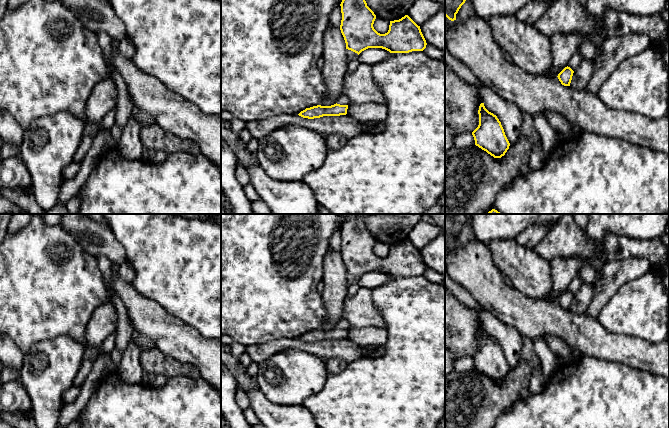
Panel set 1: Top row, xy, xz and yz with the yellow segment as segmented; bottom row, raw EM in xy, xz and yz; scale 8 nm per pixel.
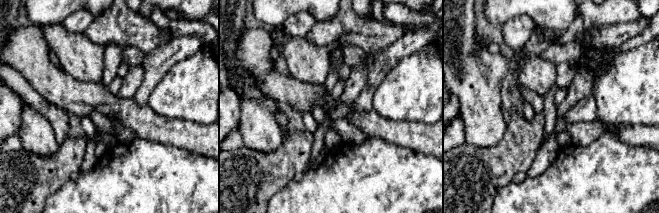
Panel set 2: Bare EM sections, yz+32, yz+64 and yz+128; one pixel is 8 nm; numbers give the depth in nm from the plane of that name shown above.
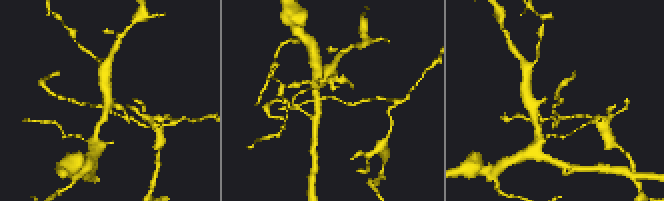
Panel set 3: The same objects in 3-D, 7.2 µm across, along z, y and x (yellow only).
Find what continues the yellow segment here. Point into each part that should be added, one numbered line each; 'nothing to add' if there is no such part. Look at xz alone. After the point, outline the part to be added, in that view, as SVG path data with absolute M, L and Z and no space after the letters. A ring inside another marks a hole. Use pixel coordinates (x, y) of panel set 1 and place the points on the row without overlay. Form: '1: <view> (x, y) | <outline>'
nothing to add

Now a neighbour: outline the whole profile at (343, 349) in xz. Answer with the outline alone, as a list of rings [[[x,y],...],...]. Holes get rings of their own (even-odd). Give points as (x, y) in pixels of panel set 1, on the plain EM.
[[[278,339],[246,346],[246,353],[257,363],[287,350],[308,352],[325,361],[337,358],[346,363],[351,363],[362,357],[362,348],[348,339],[323,340],[314,343],[303,342],[299,339]]]

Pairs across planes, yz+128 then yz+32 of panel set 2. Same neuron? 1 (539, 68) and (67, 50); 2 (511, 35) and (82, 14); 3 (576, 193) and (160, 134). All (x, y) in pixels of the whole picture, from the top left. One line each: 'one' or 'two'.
1: one
2: one
3: two

